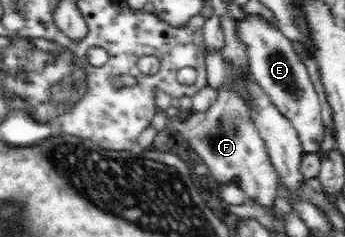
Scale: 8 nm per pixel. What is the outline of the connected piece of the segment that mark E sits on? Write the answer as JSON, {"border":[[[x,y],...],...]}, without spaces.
{"border":[[[250,16],[248,20],[238,22],[239,37],[246,43],[249,58],[250,78],[259,83],[267,98],[279,109],[280,114],[288,118],[299,134],[305,153],[317,153],[324,140],[326,129],[322,123],[320,96],[316,86],[308,76],[306,66],[296,56],[292,42],[282,36],[276,28],[266,24],[260,16]]]}

